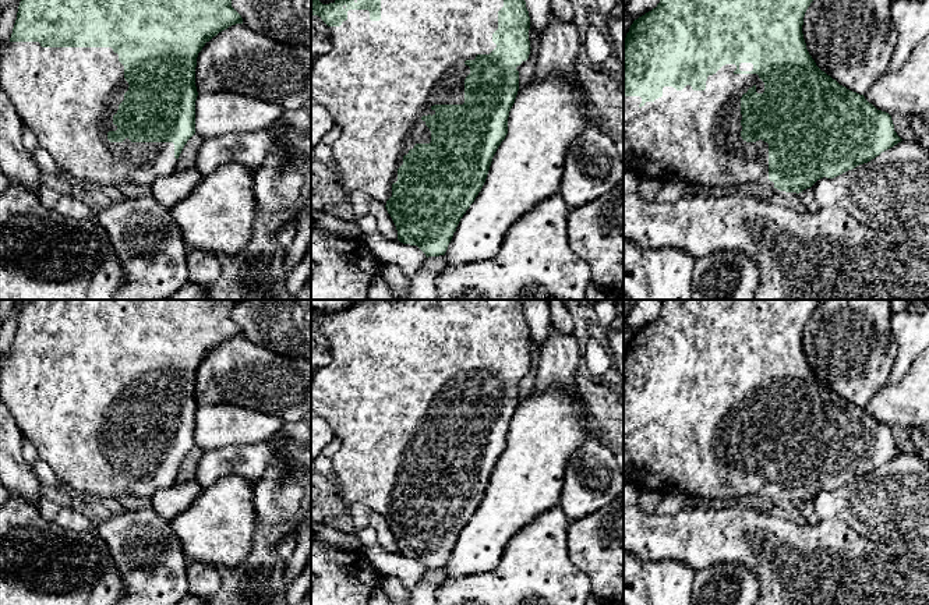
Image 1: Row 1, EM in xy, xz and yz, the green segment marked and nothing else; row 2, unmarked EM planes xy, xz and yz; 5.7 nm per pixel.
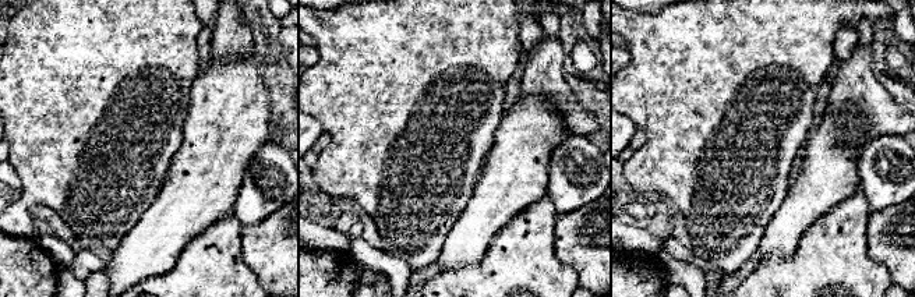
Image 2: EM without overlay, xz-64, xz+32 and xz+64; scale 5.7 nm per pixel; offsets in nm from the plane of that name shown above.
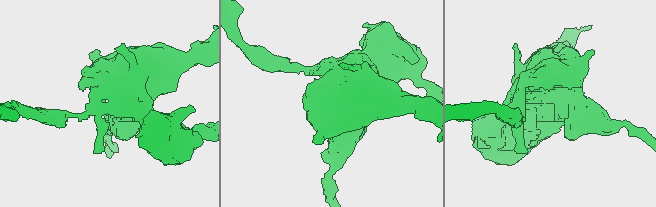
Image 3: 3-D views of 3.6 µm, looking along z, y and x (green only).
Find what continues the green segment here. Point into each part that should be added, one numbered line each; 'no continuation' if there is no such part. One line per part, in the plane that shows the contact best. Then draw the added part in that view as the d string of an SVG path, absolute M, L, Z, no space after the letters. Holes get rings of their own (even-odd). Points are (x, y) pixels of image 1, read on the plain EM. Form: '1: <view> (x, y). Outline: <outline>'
1: yz (693, 449). Outline: M735 376L723 378L709 388L704 403L686 397L682 403L663 400L663 408L646 414L640 408L624 410L624 480L640 492L679 493L696 499L742 499L762 496L774 500L769 492L769 456L746 454L741 449L741 410L753 397L764 404L757 386L735 386Z

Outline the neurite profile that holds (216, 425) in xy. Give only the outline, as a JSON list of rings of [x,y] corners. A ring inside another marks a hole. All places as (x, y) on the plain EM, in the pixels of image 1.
[[[232,404],[199,406],[195,413],[195,445],[204,452],[225,446],[262,443],[282,432],[283,421]]]

